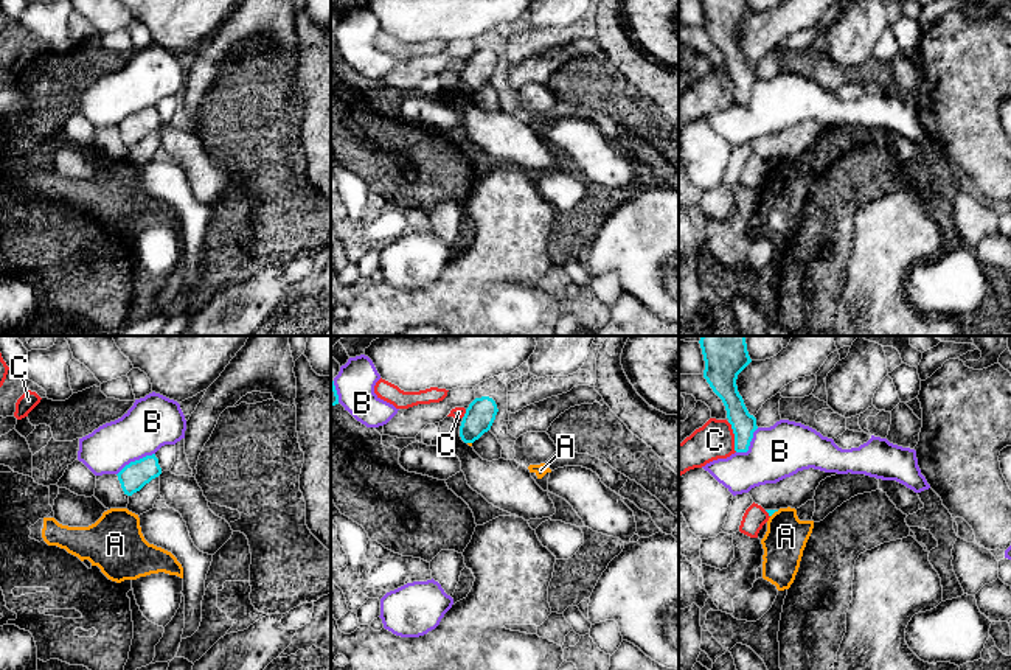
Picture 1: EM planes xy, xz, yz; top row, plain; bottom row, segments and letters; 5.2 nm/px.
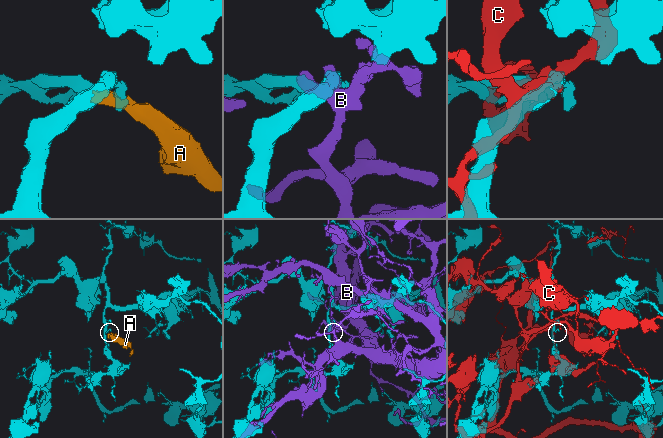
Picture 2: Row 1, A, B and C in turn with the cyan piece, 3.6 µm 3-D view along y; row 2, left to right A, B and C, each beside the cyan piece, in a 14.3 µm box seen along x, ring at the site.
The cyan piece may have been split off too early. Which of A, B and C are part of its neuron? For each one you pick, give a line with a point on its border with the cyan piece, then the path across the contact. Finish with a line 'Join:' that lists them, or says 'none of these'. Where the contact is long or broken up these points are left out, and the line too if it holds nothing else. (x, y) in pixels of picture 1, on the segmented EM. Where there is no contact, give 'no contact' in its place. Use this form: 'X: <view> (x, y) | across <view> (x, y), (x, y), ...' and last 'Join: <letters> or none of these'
Join: none of these

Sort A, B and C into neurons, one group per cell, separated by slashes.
A / B / C

